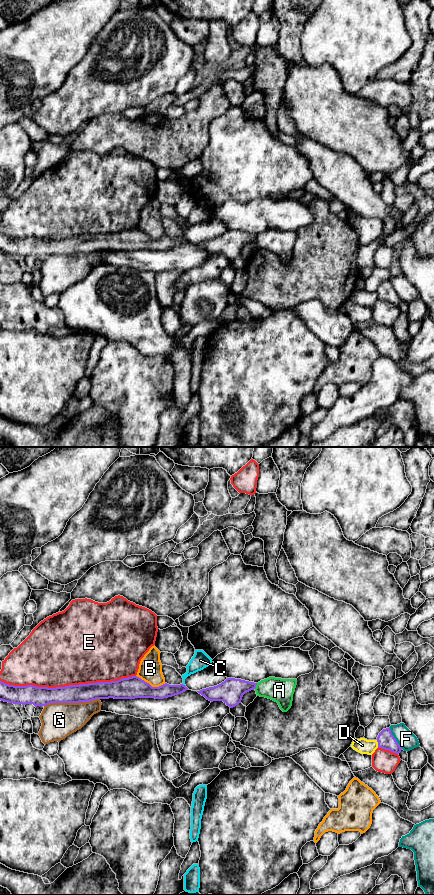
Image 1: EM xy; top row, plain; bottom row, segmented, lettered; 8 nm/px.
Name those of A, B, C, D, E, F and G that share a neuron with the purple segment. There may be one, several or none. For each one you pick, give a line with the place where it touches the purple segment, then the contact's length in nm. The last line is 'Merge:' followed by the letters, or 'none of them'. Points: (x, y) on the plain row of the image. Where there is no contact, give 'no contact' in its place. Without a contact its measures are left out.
Merge: none of them

